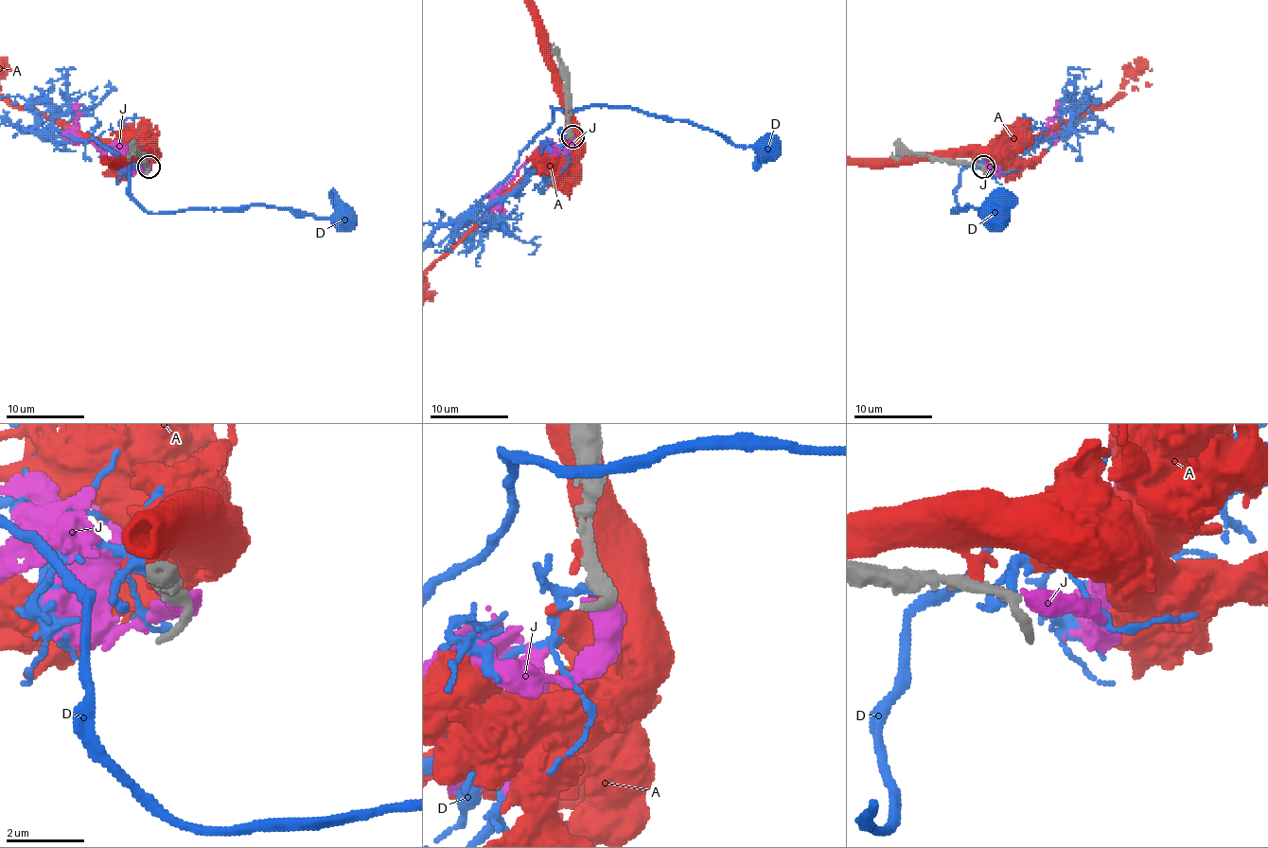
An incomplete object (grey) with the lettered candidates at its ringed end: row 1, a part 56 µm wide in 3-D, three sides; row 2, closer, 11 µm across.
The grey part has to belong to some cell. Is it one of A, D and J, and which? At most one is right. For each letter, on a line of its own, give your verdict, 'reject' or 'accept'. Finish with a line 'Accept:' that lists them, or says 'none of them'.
A: reject
D: reject
J: accept
Accept: J

